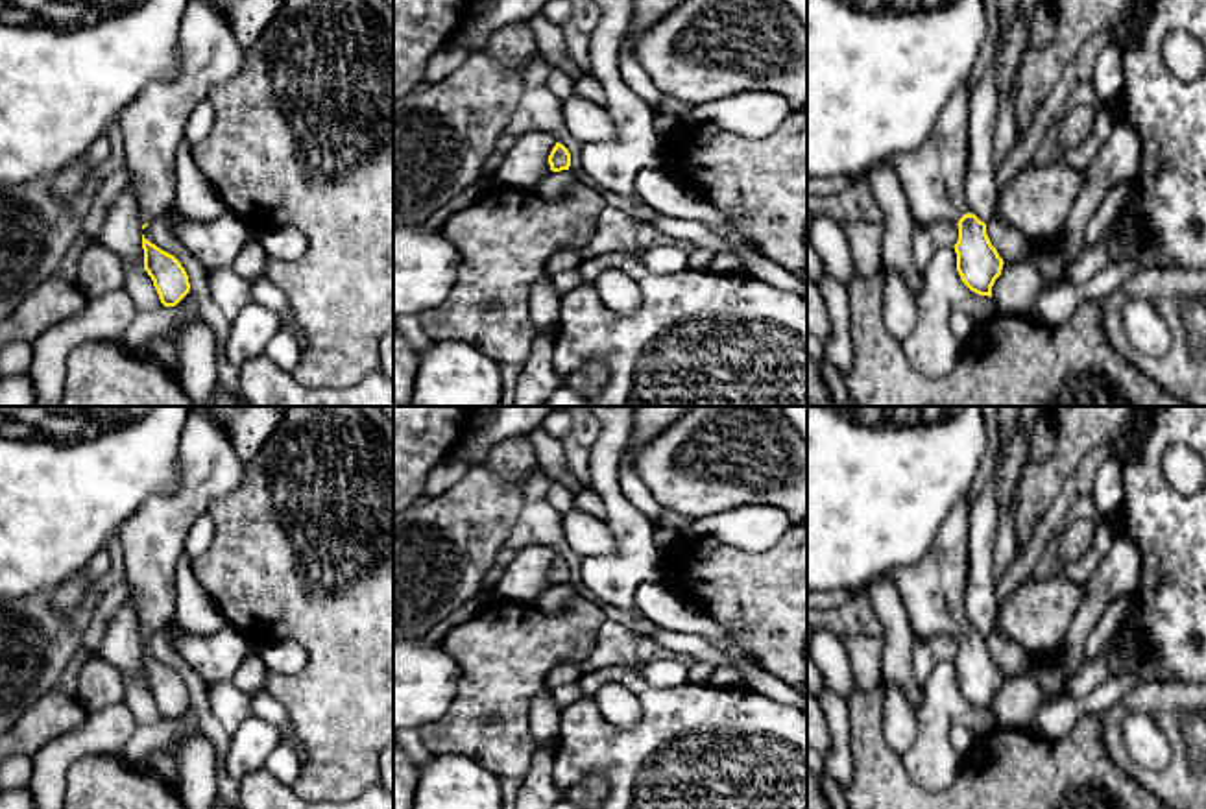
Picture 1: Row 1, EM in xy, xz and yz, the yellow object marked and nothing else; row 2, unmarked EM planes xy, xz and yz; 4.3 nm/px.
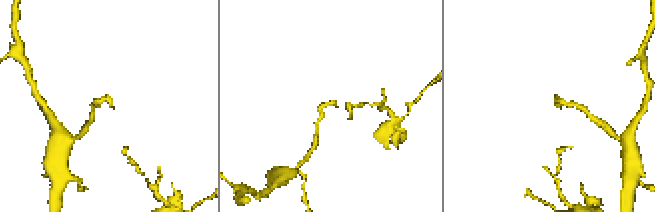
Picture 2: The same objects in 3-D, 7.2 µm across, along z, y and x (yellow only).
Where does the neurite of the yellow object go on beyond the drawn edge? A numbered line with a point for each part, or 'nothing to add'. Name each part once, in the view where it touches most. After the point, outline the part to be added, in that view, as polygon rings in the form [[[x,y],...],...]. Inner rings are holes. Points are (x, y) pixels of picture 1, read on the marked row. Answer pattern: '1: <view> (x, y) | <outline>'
1: yz (933, 176) | [[[971,78],[960,83],[927,140],[890,159],[916,223],[955,222],[968,214],[964,177],[970,161]]]

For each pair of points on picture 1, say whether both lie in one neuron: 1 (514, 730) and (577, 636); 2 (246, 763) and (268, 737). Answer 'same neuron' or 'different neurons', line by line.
1: same neuron
2: same neuron

